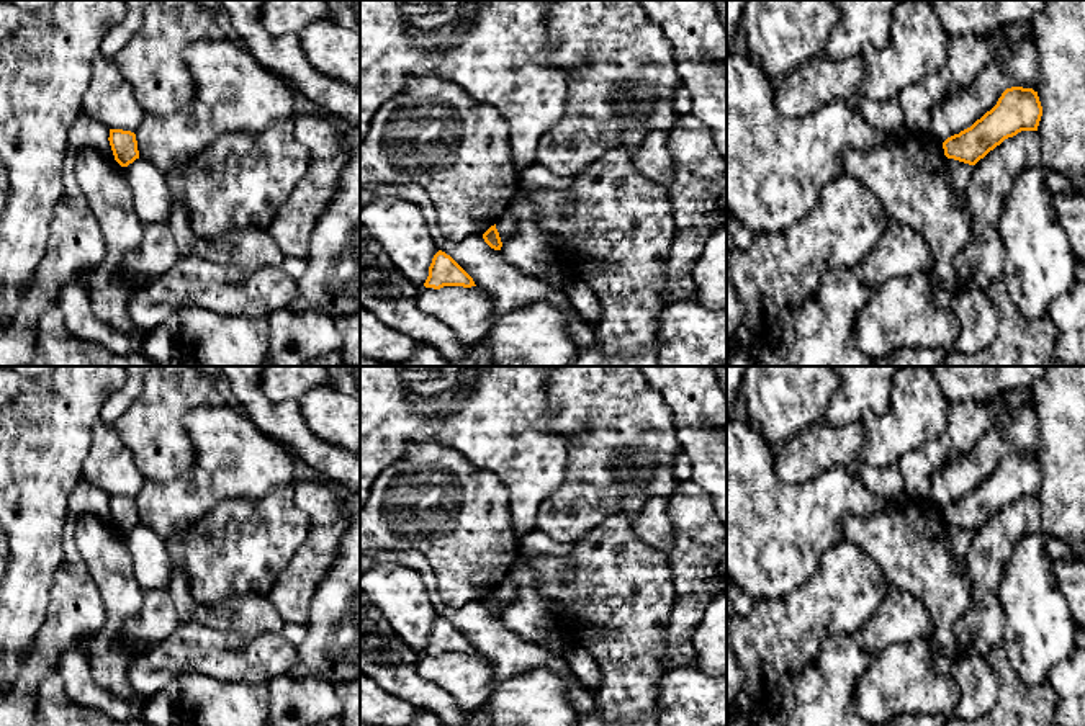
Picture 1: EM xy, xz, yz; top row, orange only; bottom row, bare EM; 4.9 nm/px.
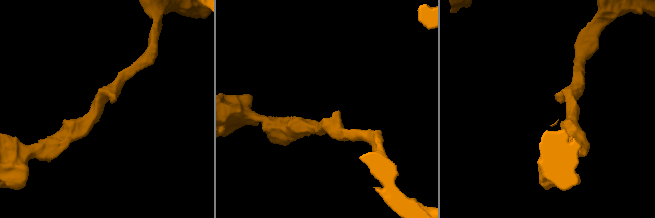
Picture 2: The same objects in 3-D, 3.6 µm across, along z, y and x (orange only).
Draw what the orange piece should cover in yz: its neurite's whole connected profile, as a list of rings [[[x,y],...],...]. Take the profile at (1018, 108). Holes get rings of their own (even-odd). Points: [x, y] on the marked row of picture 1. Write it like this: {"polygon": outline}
{"polygon": [[[1023,87],[1006,88],[990,111],[943,142],[944,155],[975,165],[1005,139],[1021,131],[1038,131],[1041,116],[1038,92]]]}

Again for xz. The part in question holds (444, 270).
{"polygon": [[[439,250],[429,267],[425,288],[440,289],[443,286],[476,286],[473,278],[445,252]]]}

